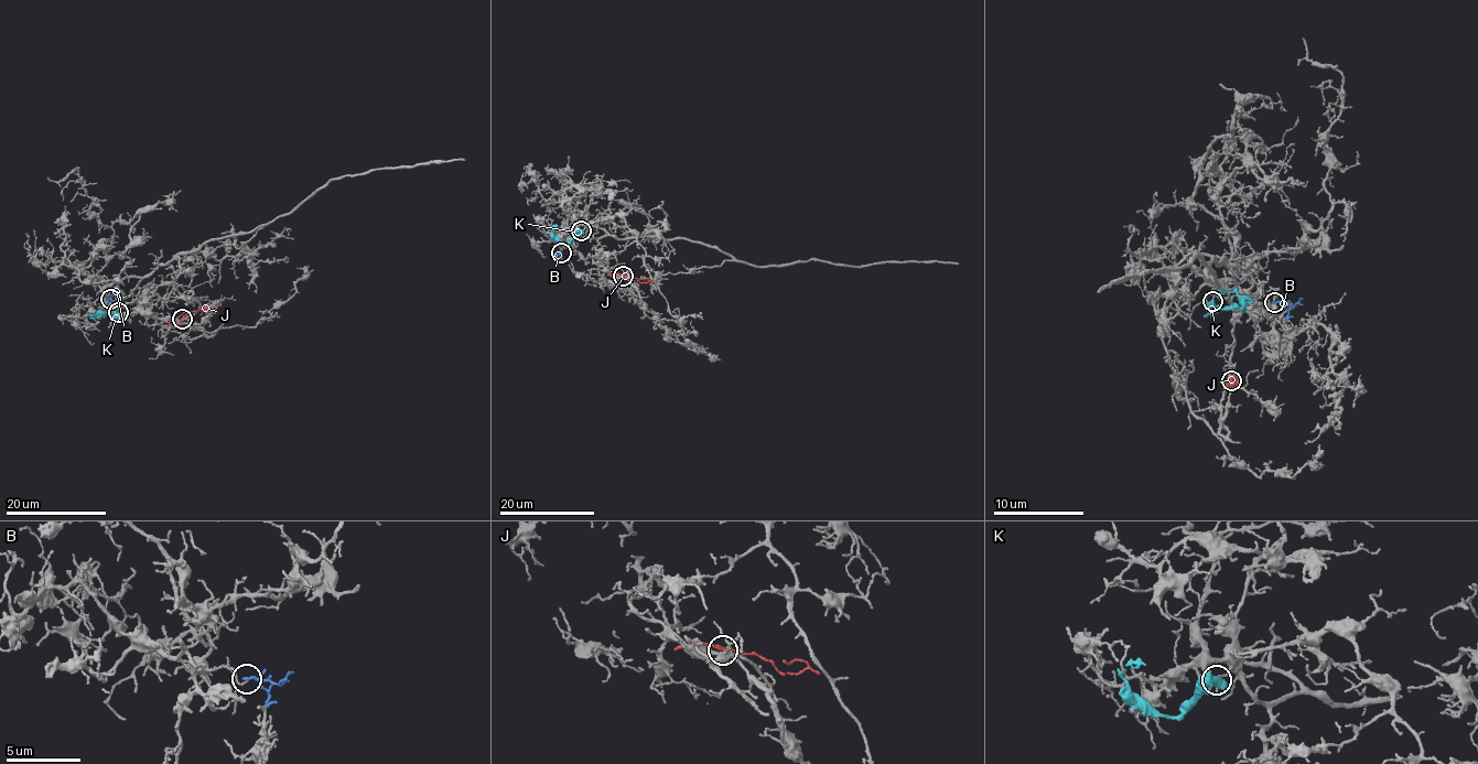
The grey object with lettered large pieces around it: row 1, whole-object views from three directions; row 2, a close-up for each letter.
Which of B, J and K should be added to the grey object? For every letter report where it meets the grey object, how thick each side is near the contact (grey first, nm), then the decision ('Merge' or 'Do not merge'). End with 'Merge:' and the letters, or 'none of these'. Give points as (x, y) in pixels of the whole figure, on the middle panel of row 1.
B: Touches grey at (561, 253). Thickness 110 nm (grey) against 130 nm. Do not merge
J: Touches grey at (623, 276). Thickness 300 nm (grey) against 110 nm. Do not merge
K: Touches grey at (581, 230). Thickness 90 nm (grey) against 500 nm. Do not merge
Merge: none of these

